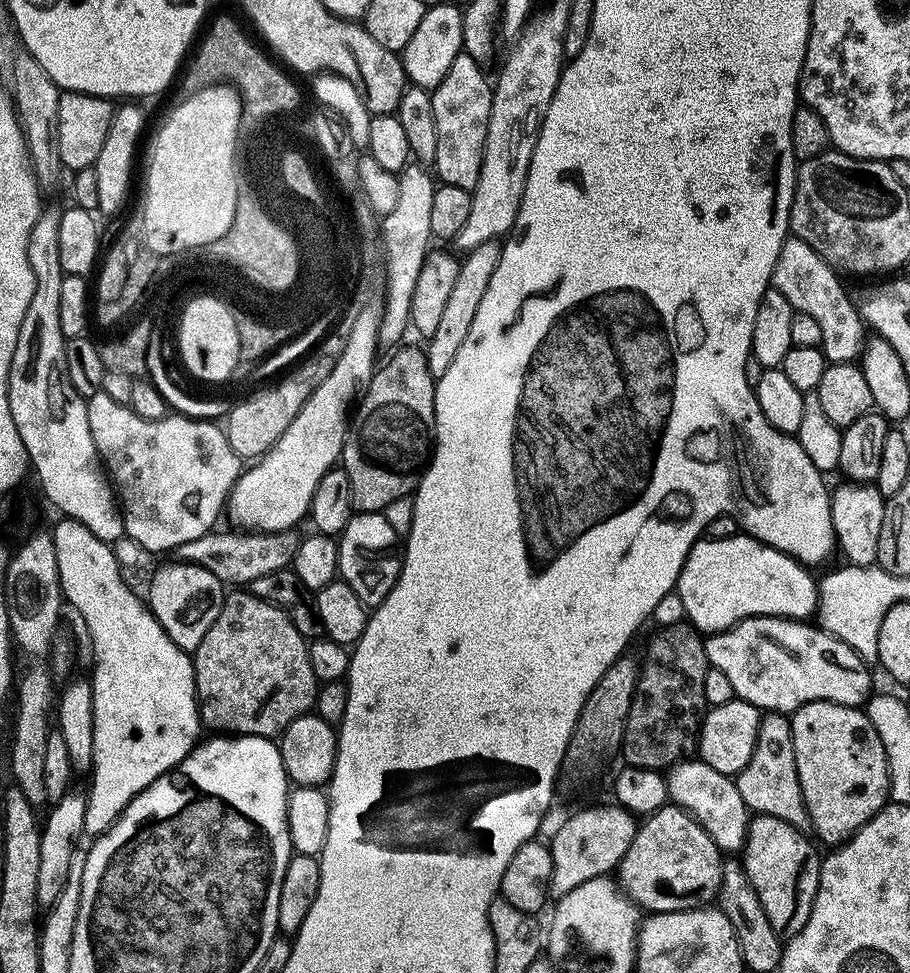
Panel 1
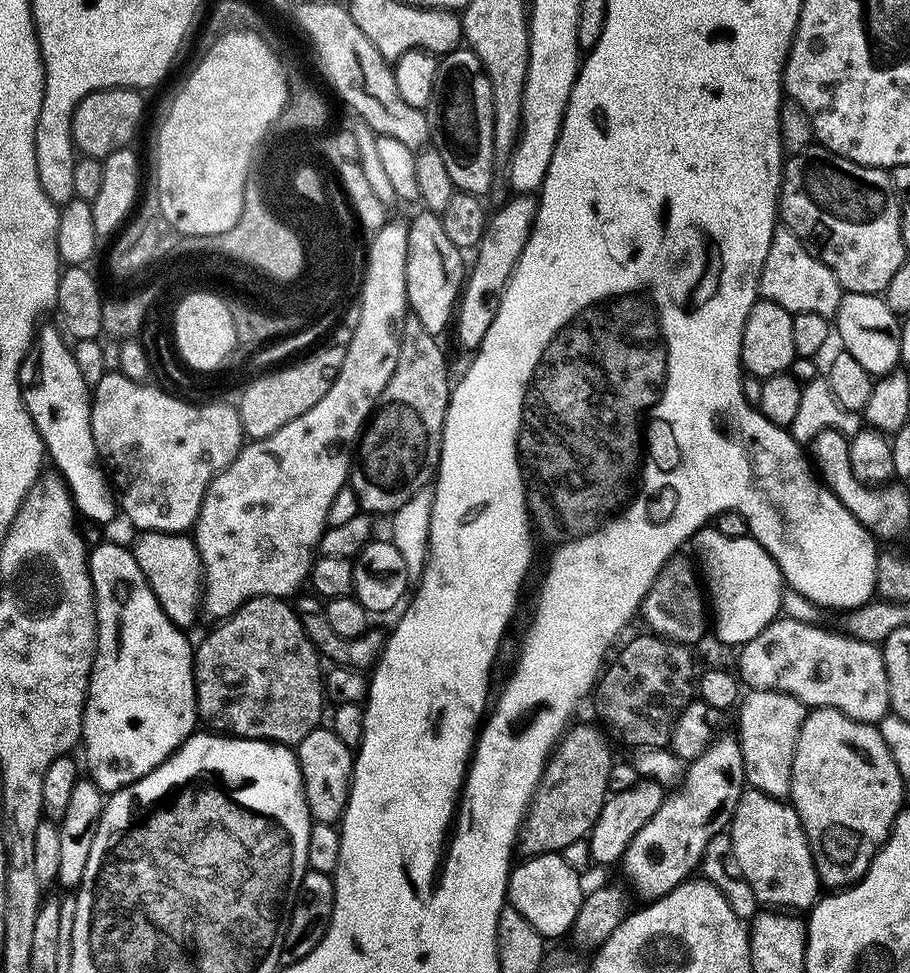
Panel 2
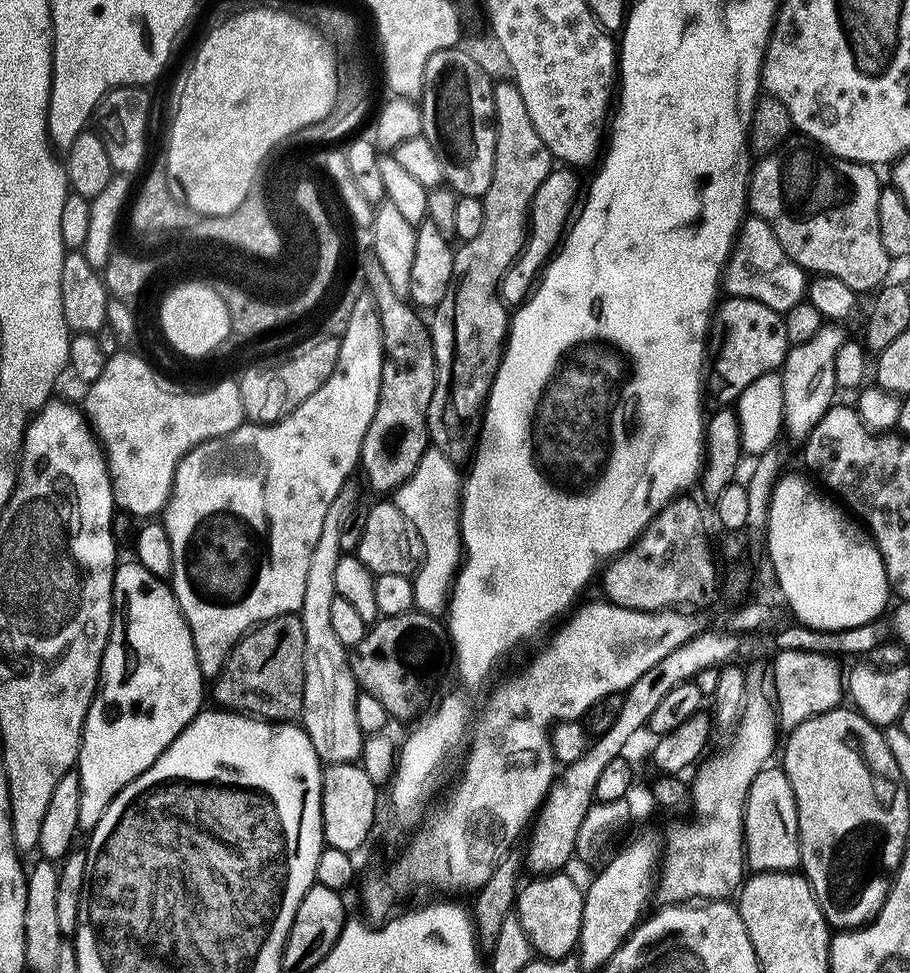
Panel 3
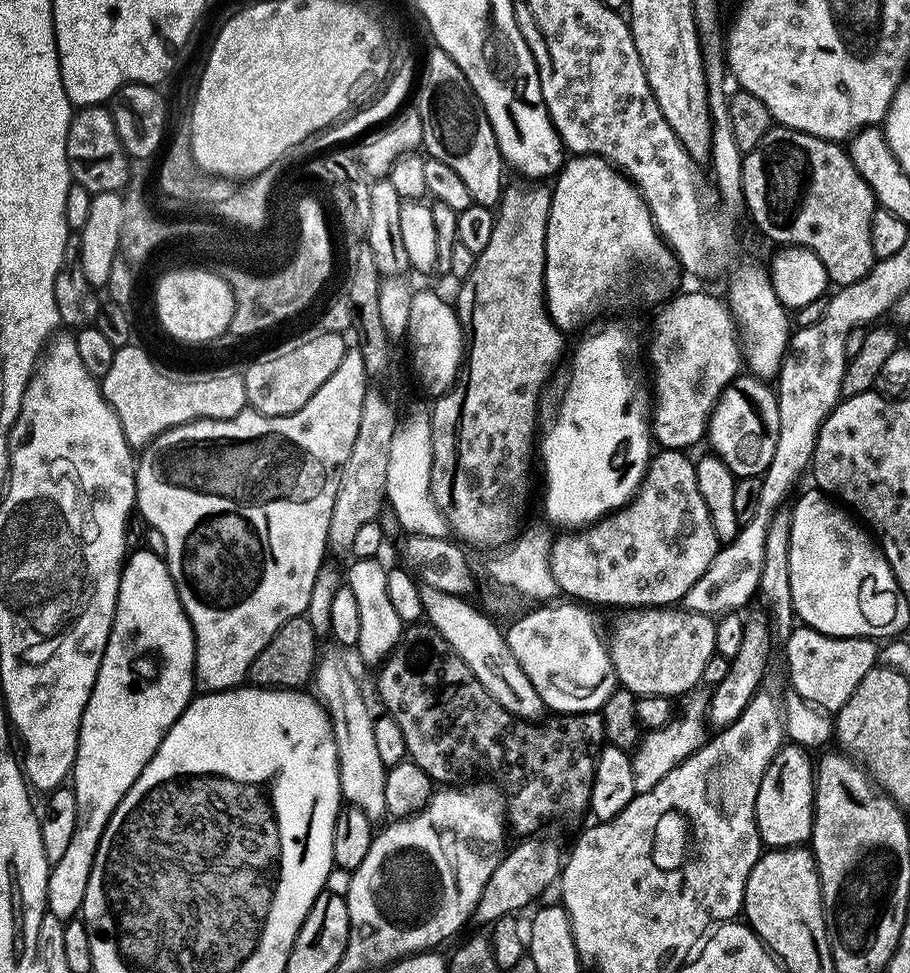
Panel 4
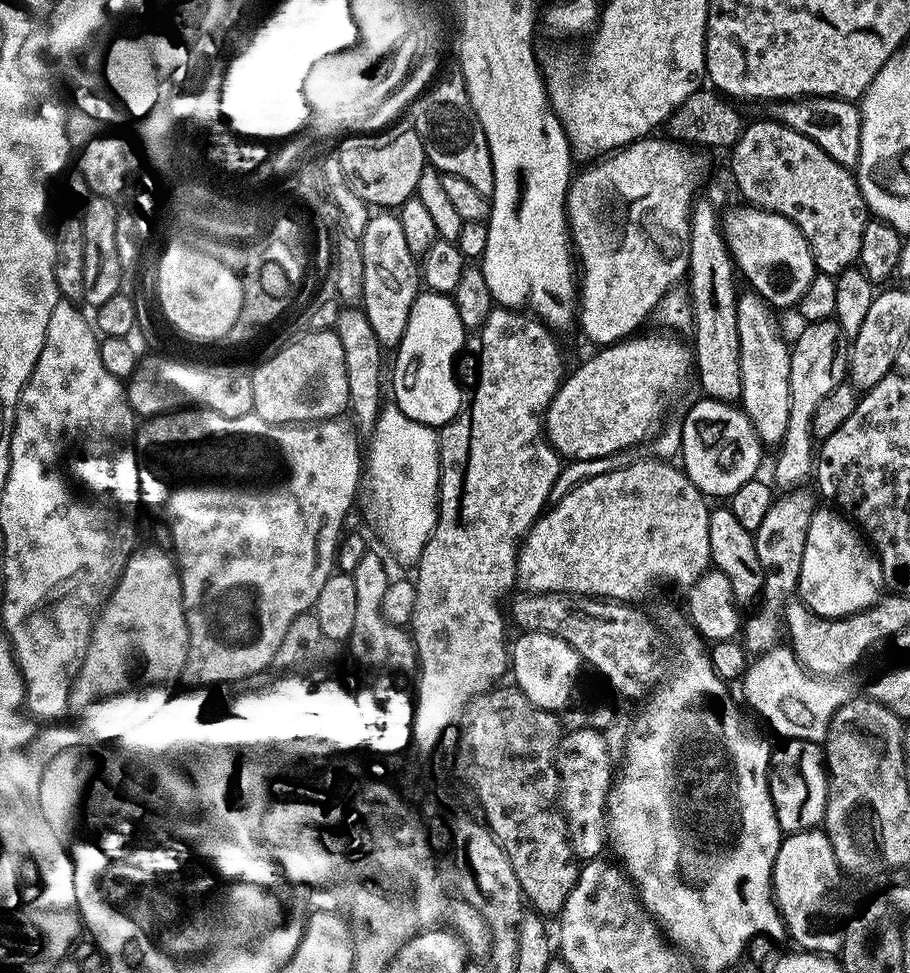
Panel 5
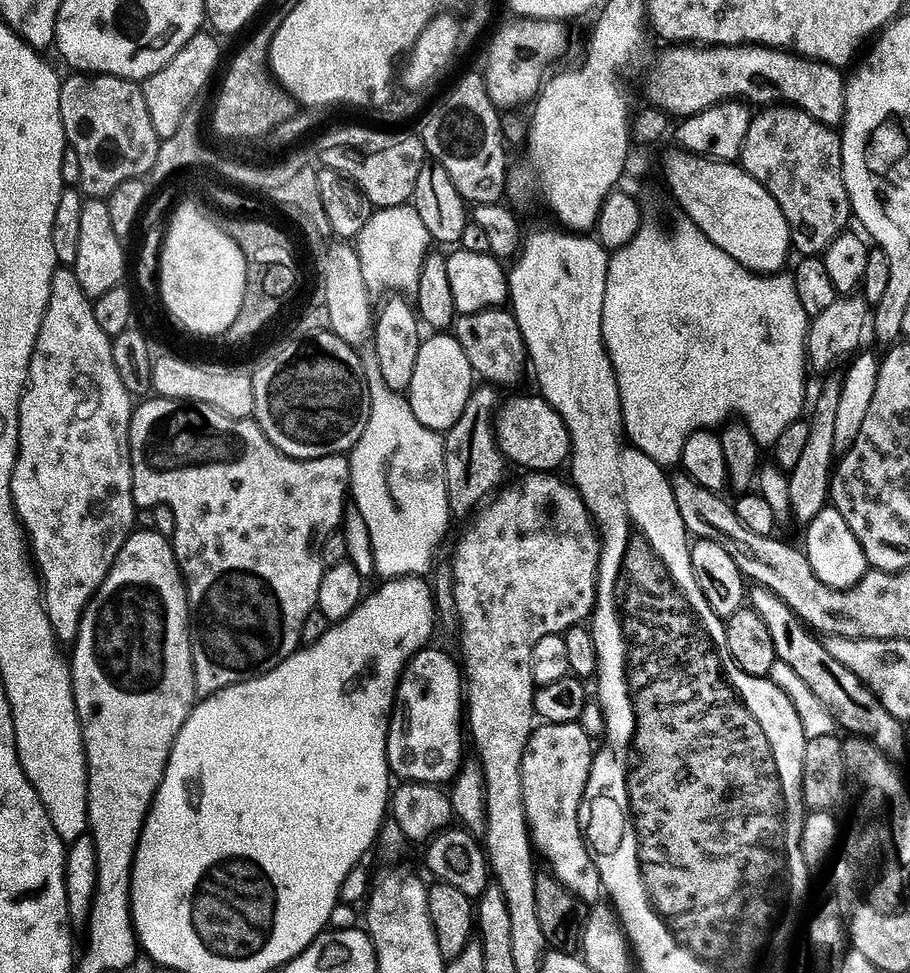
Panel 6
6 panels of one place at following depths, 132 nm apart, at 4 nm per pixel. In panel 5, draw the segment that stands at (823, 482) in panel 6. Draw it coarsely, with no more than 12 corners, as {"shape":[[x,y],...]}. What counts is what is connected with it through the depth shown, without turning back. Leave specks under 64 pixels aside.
{"shape":[[809,490],[781,495],[754,533],[764,576],[761,616],[745,621],[749,655],[776,648],[799,591]]}

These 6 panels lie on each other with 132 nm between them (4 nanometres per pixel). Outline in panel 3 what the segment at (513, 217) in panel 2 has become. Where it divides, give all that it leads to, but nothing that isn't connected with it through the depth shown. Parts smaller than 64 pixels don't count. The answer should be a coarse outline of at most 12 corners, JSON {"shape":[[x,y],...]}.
{"shape":[[554,170],[532,203],[528,243],[500,286],[520,306],[563,241],[582,196]]}

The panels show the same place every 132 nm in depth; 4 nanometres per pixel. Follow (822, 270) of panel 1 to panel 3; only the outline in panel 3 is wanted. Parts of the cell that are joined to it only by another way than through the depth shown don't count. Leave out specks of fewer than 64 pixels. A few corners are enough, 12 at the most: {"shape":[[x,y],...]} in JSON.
{"shape":[[745,219],[723,291],[786,314],[809,273],[772,227]]}

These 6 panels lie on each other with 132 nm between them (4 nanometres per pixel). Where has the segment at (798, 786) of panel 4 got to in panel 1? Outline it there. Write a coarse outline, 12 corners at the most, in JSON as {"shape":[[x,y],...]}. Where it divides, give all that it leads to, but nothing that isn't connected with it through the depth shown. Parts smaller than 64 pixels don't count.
{"shape":[[756,816],[744,871],[783,940],[805,929],[820,885],[817,845]]}

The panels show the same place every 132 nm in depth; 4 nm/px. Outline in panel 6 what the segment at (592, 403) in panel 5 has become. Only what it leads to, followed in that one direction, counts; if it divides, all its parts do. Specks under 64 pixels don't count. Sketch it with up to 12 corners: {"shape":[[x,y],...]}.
{"shape":[[544,397],[499,405],[496,441],[505,461],[555,473],[572,439]]}

